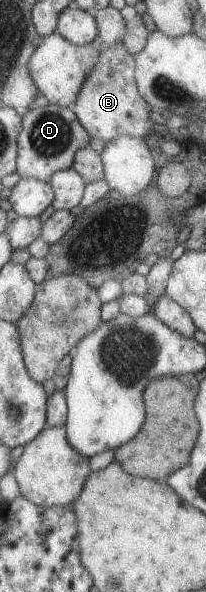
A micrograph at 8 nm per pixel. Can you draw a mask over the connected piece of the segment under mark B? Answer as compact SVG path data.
M114 43L96 53L96 61L86 73L74 103L70 107L76 120L92 139L103 142L118 136L144 137L155 129L154 122L148 117L151 108L138 95L134 81L134 56L130 55L122 43Z

